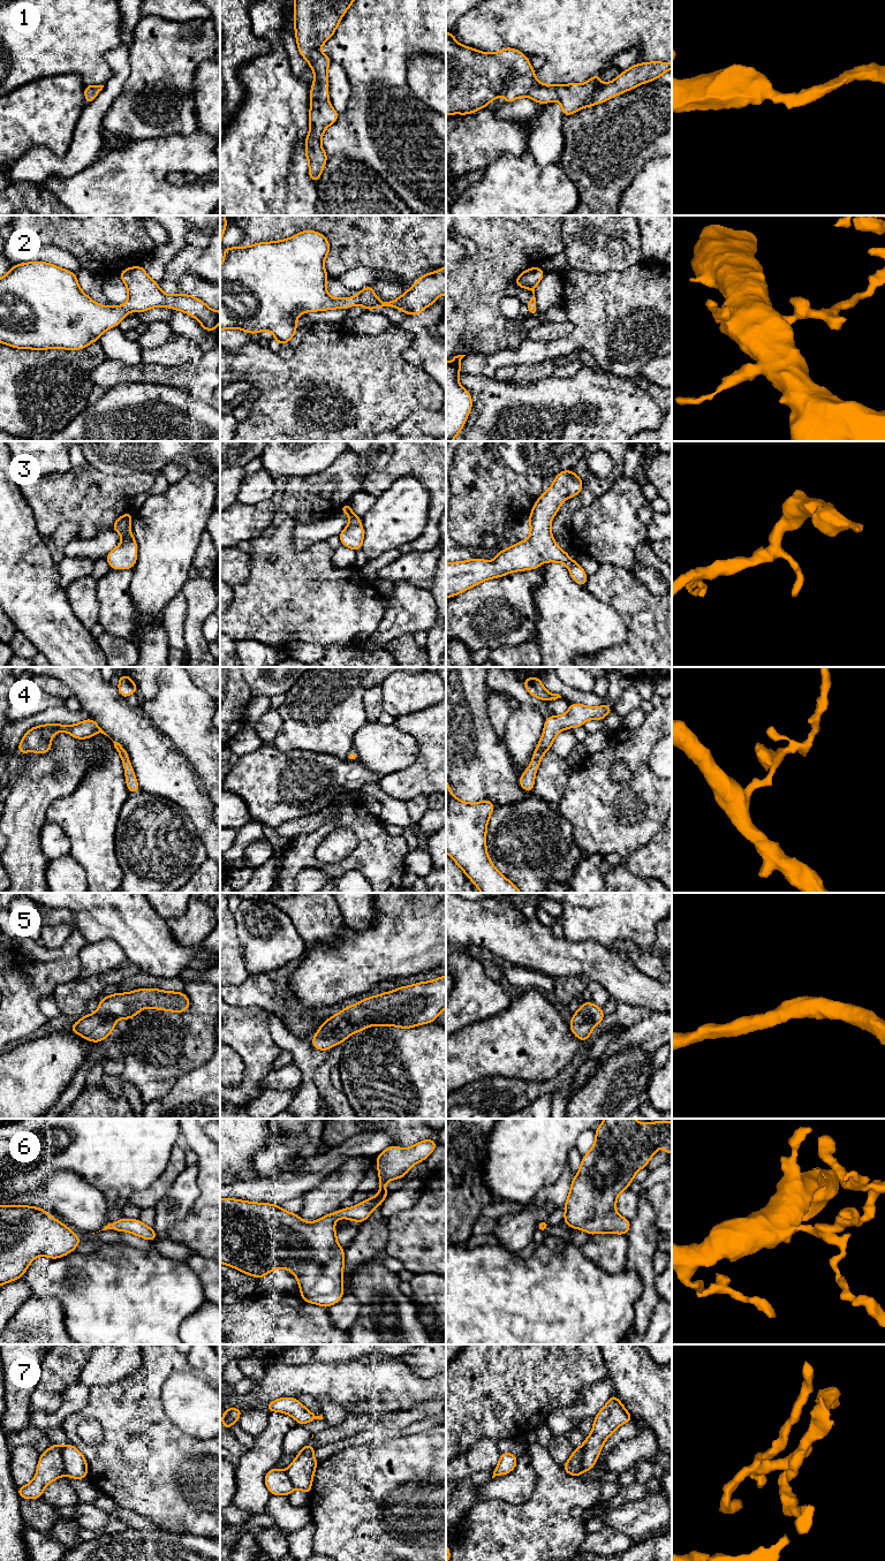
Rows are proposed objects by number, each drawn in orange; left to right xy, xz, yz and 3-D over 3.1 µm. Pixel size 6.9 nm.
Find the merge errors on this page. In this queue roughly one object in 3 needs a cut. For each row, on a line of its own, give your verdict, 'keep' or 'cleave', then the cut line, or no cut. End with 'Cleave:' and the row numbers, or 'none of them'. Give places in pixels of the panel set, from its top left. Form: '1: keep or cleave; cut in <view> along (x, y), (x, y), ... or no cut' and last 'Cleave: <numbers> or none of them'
1: keep; no cut
2: keep; no cut
3: keep; no cut
4: keep; no cut
5: keep; no cut
6: keep; no cut
7: cleave; cut in yz along (582, 1446), (581, 1471), (579, 1474)
Cleave: 7

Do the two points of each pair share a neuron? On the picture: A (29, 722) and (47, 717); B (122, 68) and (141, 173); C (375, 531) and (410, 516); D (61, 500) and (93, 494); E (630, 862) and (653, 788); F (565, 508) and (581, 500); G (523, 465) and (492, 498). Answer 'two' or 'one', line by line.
A: one
B: two
C: one
D: one
E: two
F: one
G: two

